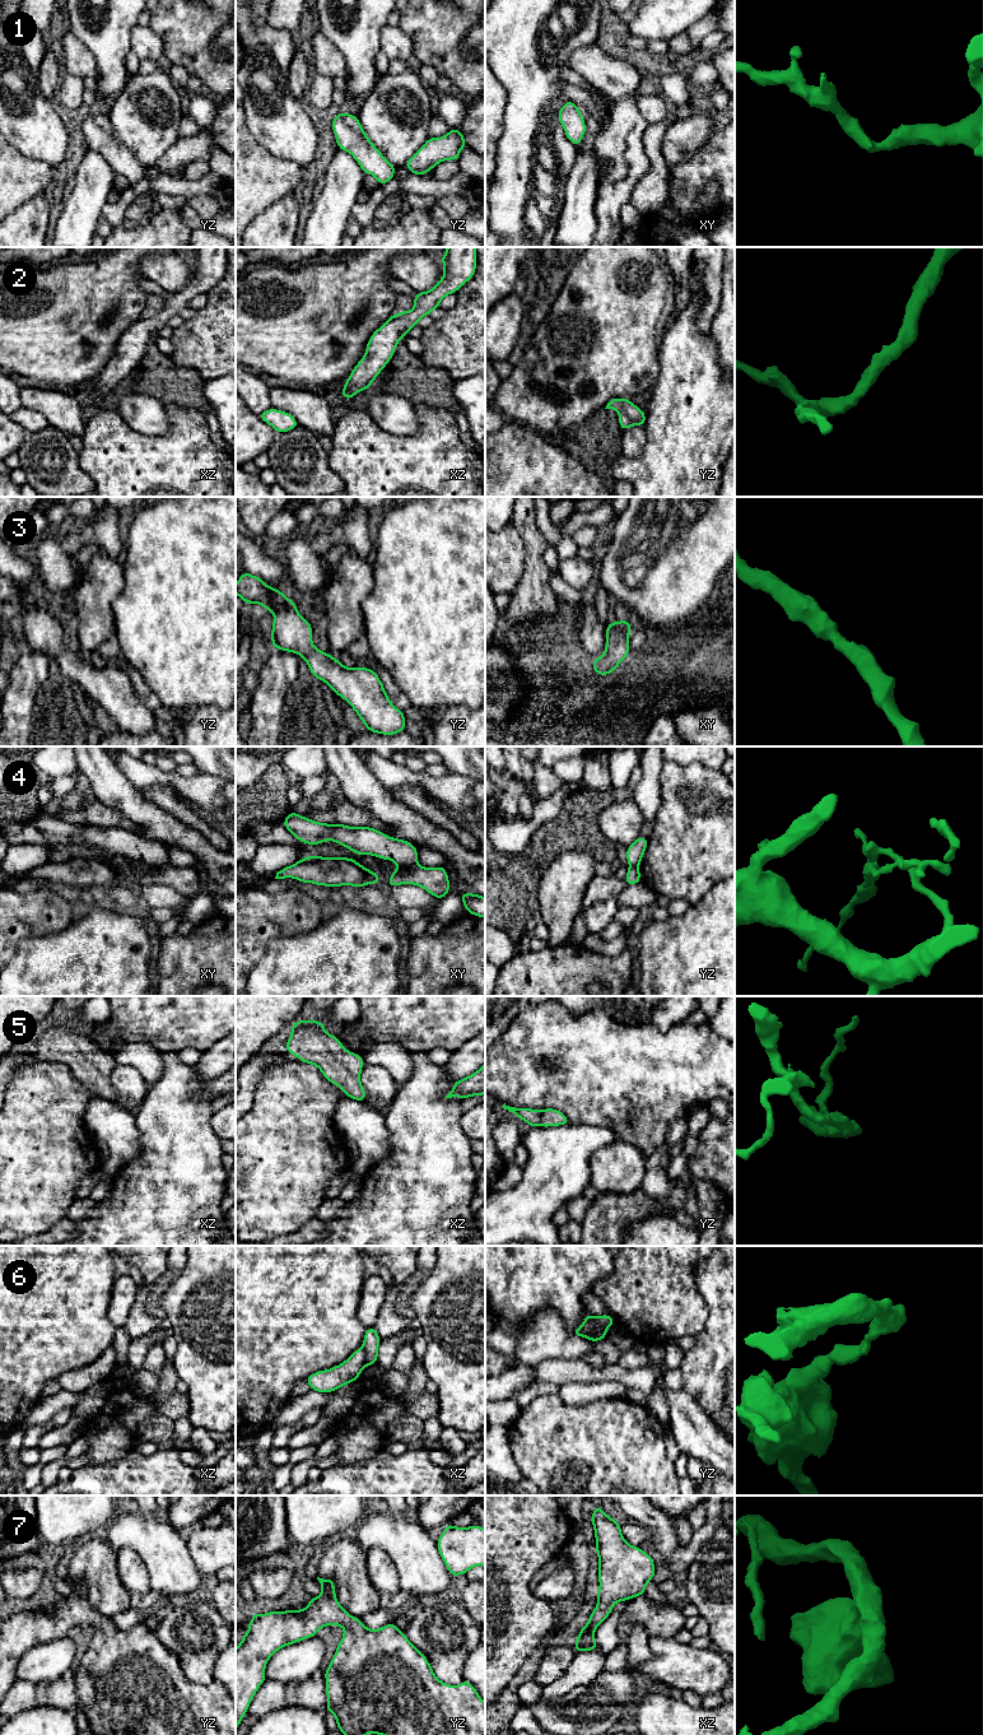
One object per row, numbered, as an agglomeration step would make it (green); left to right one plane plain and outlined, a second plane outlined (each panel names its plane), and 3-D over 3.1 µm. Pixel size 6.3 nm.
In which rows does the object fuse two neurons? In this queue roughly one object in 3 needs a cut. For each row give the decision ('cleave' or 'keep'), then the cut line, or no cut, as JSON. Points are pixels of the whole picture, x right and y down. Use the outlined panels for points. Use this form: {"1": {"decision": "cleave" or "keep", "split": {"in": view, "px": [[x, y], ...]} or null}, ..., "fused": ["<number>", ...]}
{"1": {"decision": "keep", "split": null}, "2": {"decision": "keep", "split": null}, "3": {"decision": "keep", "split": null}, "4": {"decision": "cleave", "split": {"in": "xy", "px": [[417, 863], [410, 866], [399, 868]]}}, "5": {"decision": "keep", "split": null}, "6": {"decision": "cleave", "split": {"in": "yz", "px": [[605, 1329], [595, 1329], [586, 1336]]}}, "7": {"decision": "keep", "split": null}, "fused": ["4", "6"]}

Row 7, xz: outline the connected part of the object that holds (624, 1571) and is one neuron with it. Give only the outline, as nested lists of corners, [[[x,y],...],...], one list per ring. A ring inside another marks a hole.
[[[596,1506],[590,1520],[595,1529],[600,1589],[596,1592],[597,1606],[573,1646],[578,1653],[596,1650],[595,1631],[610,1615],[614,1605],[644,1595],[647,1583],[656,1574],[652,1557],[626,1543],[614,1517]]]

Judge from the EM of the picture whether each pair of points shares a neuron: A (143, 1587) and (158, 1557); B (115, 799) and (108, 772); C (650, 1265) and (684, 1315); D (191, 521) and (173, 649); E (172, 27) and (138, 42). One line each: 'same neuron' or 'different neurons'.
A: different neurons
B: same neuron
C: same neuron
D: same neuron
E: different neurons

